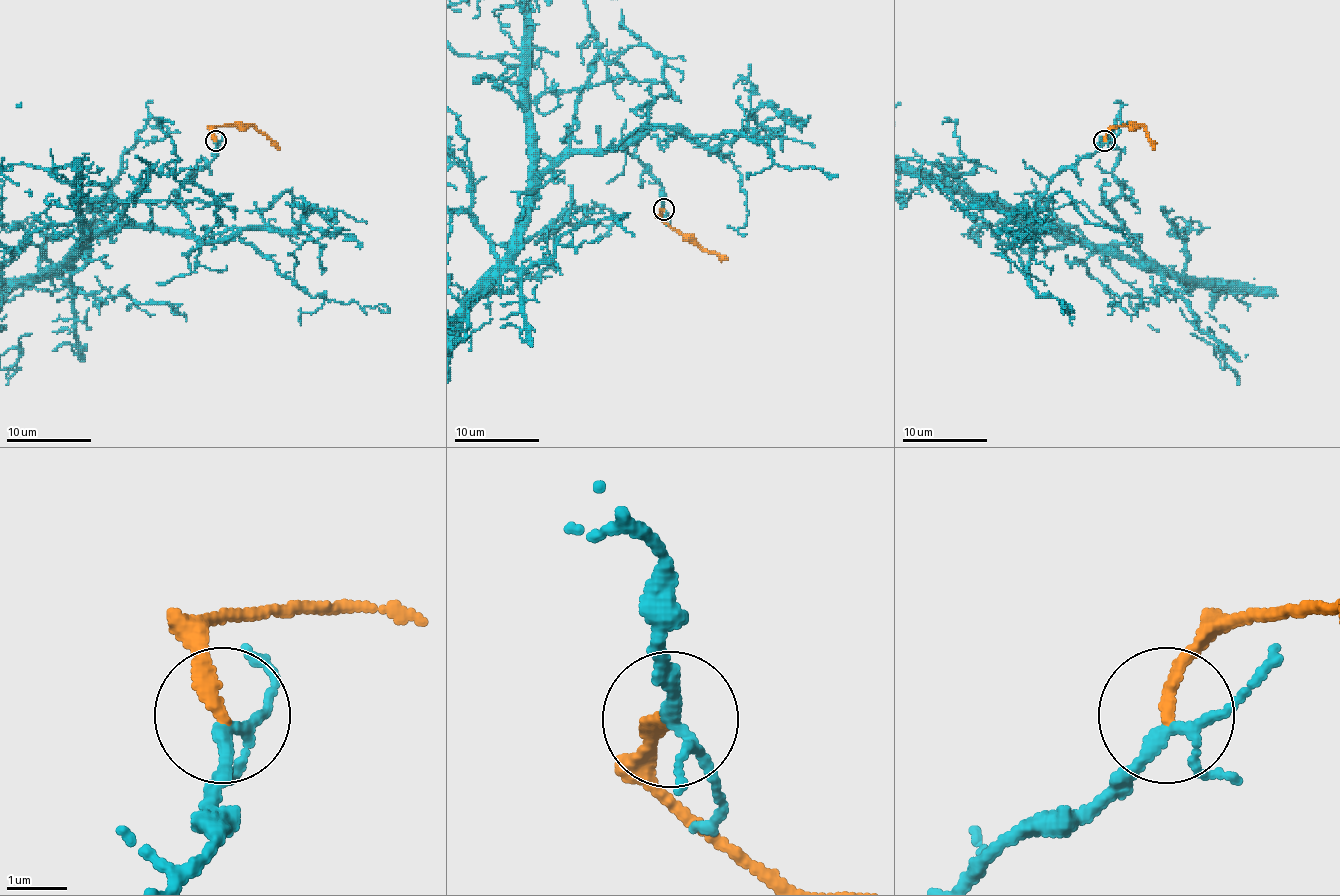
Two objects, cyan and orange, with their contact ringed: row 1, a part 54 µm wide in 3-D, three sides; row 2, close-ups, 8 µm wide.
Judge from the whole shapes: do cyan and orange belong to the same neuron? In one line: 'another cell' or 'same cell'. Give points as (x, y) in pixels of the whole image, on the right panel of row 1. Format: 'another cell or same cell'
another cell

